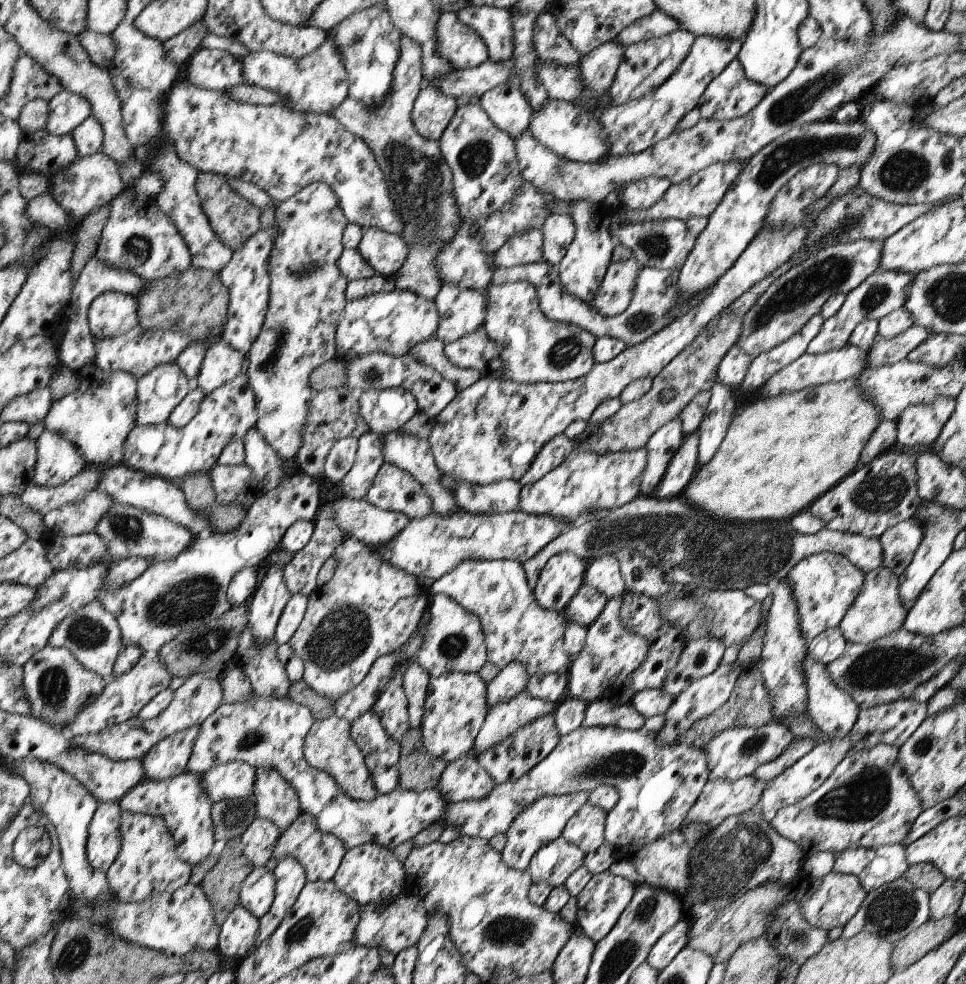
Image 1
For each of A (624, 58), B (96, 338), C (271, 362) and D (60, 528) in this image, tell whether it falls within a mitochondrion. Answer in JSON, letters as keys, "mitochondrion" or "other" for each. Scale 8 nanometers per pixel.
{"A":"other","B":"other","C":"mitochondrion","D":"other"}

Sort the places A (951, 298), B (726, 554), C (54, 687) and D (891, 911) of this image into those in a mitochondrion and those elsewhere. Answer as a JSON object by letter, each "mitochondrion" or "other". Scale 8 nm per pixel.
{"A":"mitochondrion","B":"mitochondrion","C":"mitochondrion","D":"mitochondrion"}

